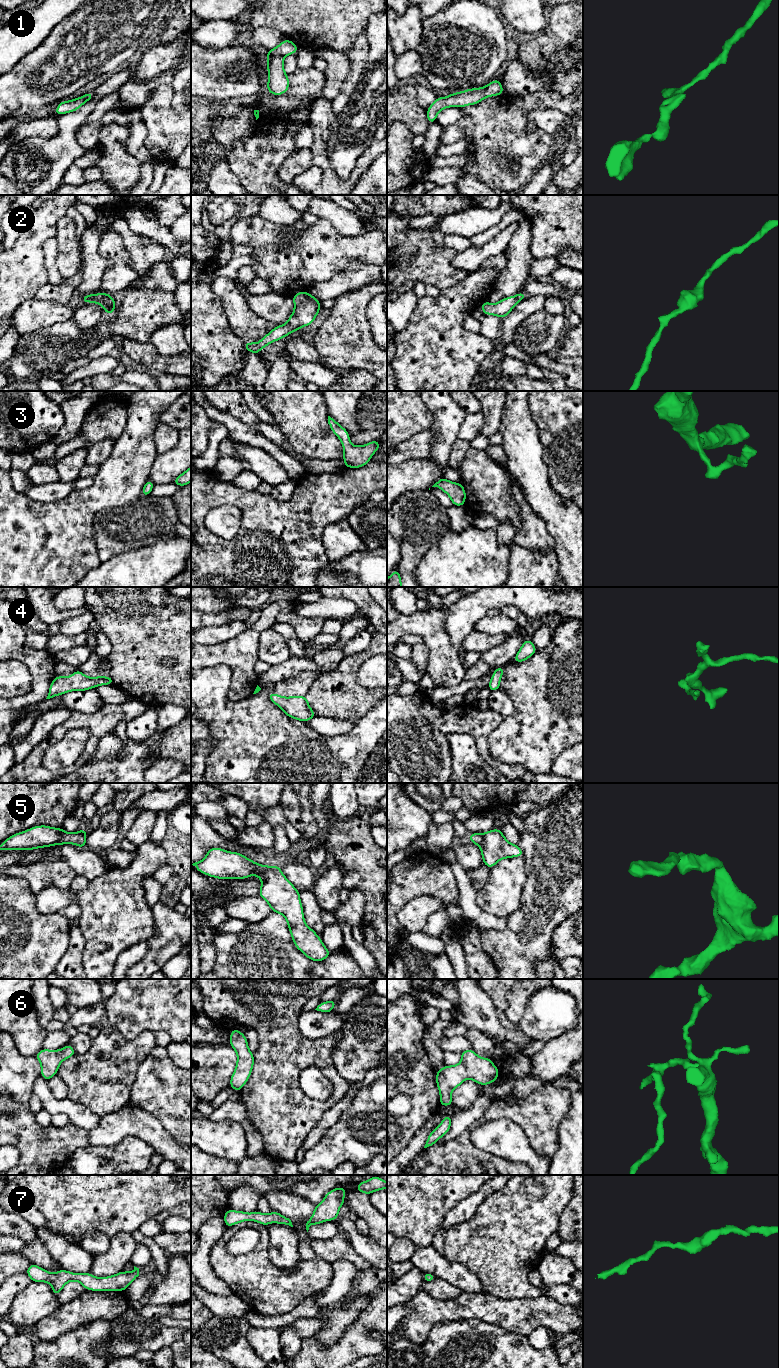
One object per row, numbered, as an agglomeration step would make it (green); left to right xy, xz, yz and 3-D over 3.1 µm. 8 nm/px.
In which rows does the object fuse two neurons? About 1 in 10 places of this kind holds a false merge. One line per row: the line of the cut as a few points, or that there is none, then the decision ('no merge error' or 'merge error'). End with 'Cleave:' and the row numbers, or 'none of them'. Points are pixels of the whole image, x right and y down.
1: cut none; no merge error
2: cut none; no merge error
3: cut none; no merge error
4: cut none; no merge error
5: cut none; no merge error
6: cut none; no merge error
7: cut none; no merge error
Cleave: none of them

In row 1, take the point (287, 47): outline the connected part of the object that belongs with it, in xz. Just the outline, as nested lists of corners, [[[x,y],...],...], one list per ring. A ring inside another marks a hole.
[[[286,39],[272,50],[265,53],[269,56],[266,60],[268,69],[268,84],[265,87],[272,95],[282,95],[289,90],[288,74],[284,71],[284,57],[295,54],[298,46]]]

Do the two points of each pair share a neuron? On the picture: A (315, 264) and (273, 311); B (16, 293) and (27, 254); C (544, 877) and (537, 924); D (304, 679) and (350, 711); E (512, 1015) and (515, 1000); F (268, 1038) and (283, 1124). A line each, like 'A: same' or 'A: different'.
A: different
B: same
C: same
D: different
E: same
F: same

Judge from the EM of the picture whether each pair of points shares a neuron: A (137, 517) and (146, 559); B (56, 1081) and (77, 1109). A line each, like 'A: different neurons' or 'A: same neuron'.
A: different neurons
B: different neurons

